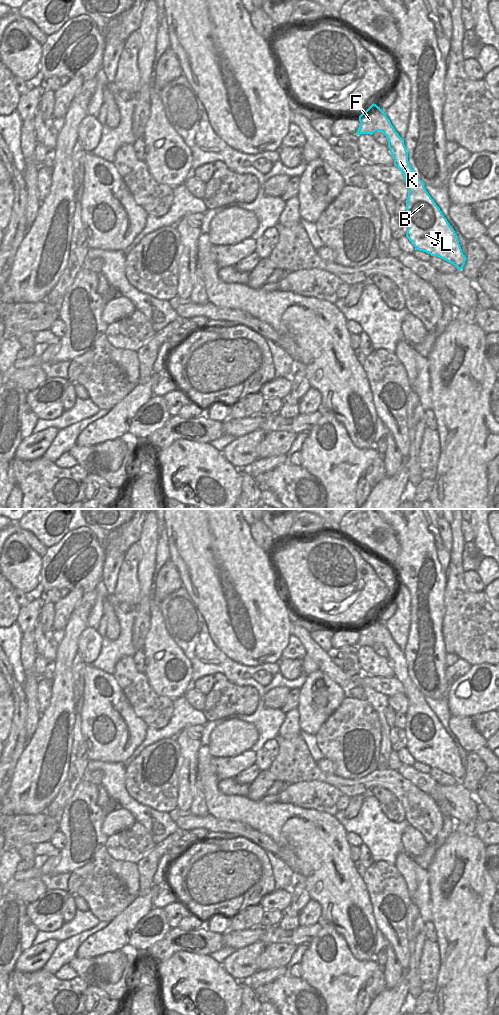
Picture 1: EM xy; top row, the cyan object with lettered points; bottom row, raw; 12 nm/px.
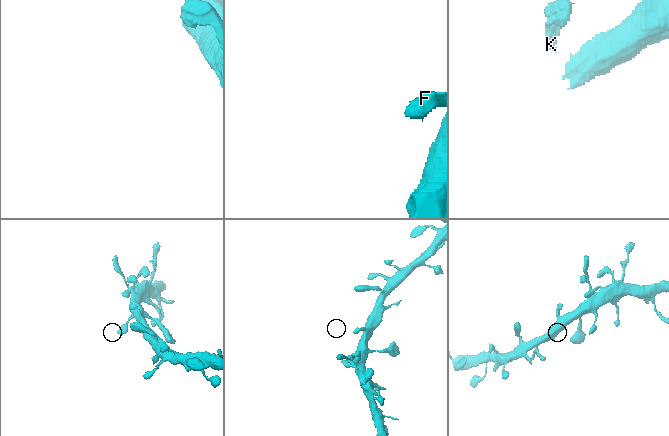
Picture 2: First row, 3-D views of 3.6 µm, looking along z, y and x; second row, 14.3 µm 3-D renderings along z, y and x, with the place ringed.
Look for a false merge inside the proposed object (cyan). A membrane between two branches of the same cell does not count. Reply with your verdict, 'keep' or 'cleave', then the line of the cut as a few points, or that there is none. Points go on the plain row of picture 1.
keep; no cut

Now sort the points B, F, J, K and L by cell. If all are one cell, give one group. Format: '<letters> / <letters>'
B F J K L

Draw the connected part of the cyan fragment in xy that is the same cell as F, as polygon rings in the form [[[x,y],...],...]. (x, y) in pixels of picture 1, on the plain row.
[[[374,615],[359,628],[359,633],[357,647],[372,647],[375,643],[380,643],[386,648],[394,677],[403,685],[404,694],[408,699],[404,729],[407,738],[406,749],[415,762],[437,768],[461,782],[466,769],[458,749],[426,703],[425,696],[411,680],[404,652],[395,643],[384,623]]]

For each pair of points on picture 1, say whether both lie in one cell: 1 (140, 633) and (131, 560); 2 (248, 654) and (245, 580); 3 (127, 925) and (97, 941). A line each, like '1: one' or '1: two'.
1: two
2: one
3: one

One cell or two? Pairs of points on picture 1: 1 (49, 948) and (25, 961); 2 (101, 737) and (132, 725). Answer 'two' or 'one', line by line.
1: one
2: one

